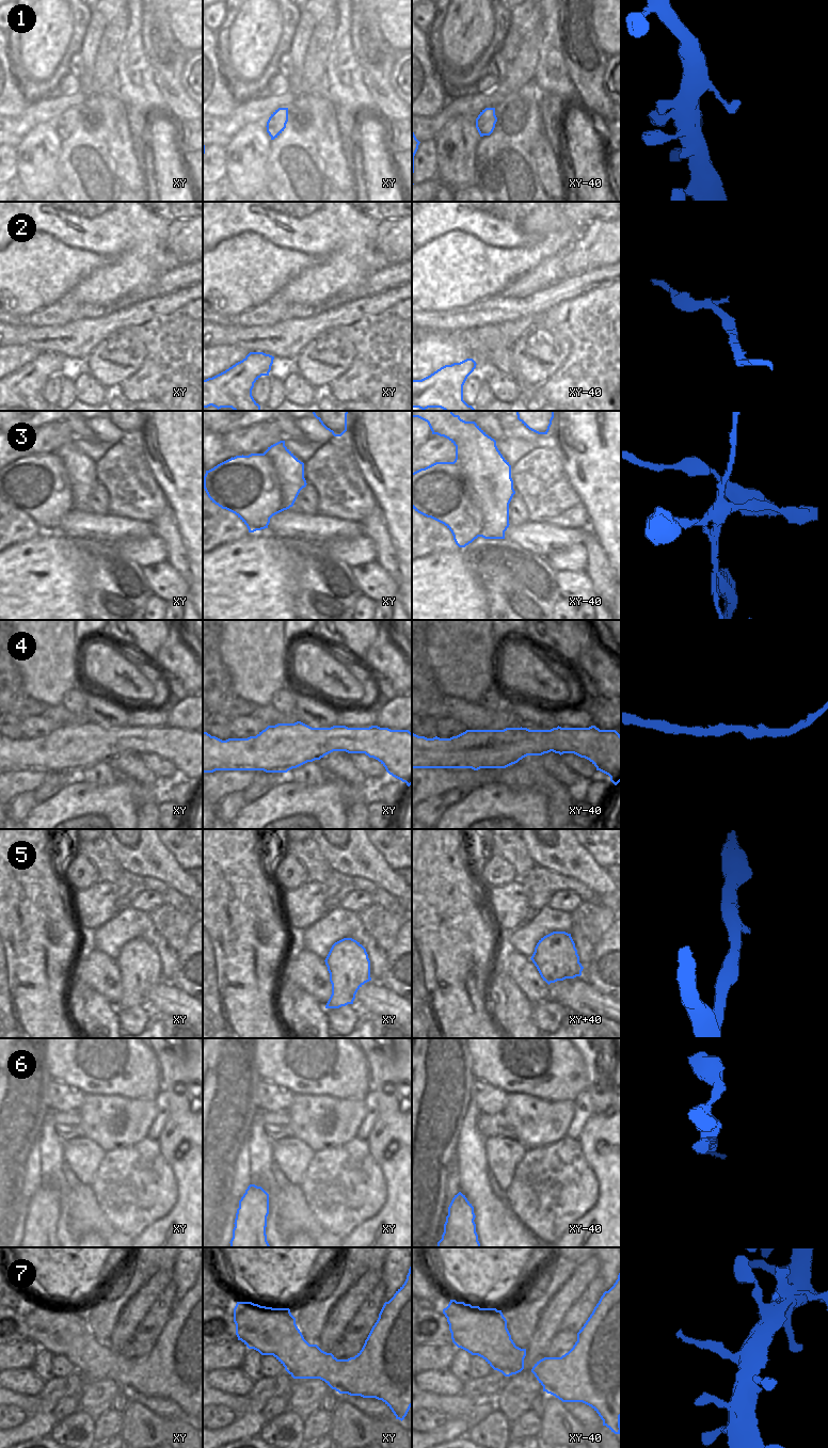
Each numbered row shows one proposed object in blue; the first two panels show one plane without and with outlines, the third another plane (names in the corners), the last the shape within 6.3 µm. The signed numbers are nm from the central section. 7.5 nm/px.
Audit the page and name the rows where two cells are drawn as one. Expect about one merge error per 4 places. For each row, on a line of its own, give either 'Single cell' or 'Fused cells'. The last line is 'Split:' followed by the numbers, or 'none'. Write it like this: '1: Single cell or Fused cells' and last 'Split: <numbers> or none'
1: Single cell
2: Single cell
3: Fused cells
4: Single cell
5: Single cell
6: Single cell
7: Single cell
Split: 3.

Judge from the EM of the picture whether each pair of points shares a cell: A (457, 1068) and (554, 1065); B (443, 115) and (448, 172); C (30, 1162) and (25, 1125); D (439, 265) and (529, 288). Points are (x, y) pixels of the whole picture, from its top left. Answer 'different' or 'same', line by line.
A: different
B: different
C: same
D: different

